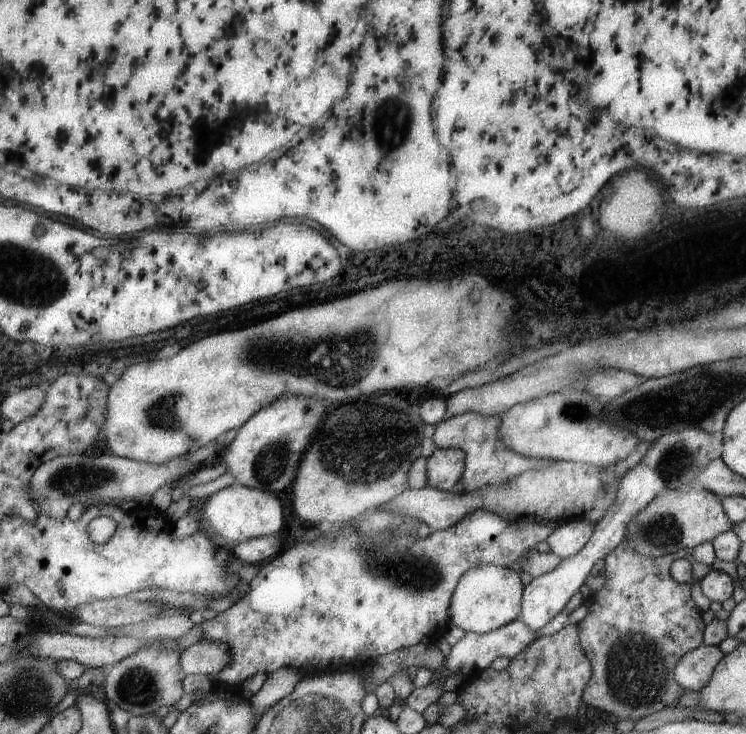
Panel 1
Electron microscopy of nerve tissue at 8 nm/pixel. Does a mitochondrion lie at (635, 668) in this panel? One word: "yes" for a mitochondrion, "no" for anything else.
yes

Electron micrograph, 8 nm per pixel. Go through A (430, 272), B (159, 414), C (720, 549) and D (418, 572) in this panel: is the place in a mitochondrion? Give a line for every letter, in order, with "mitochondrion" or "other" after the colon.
A: other
B: mitochondrion
C: other
D: mitochondrion

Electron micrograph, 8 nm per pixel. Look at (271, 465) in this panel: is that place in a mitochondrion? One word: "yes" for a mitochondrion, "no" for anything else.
yes

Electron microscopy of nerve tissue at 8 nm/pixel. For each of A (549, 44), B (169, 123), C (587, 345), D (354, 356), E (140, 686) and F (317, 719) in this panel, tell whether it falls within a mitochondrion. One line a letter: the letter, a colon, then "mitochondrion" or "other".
A: other
B: other
C: other
D: mitochondrion
E: mitochondrion
F: mitochondrion

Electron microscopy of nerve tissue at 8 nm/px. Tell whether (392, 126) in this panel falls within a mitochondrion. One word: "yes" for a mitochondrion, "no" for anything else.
yes

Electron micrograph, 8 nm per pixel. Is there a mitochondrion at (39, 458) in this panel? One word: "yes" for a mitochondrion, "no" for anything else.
no

